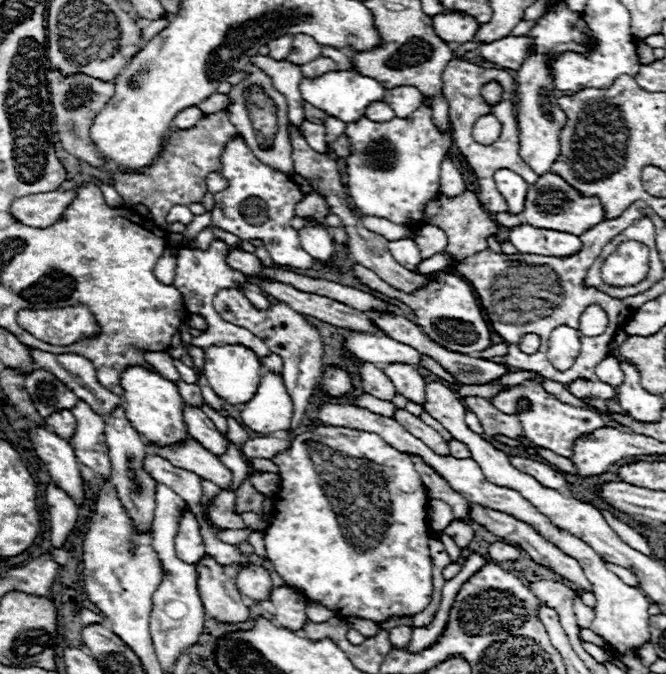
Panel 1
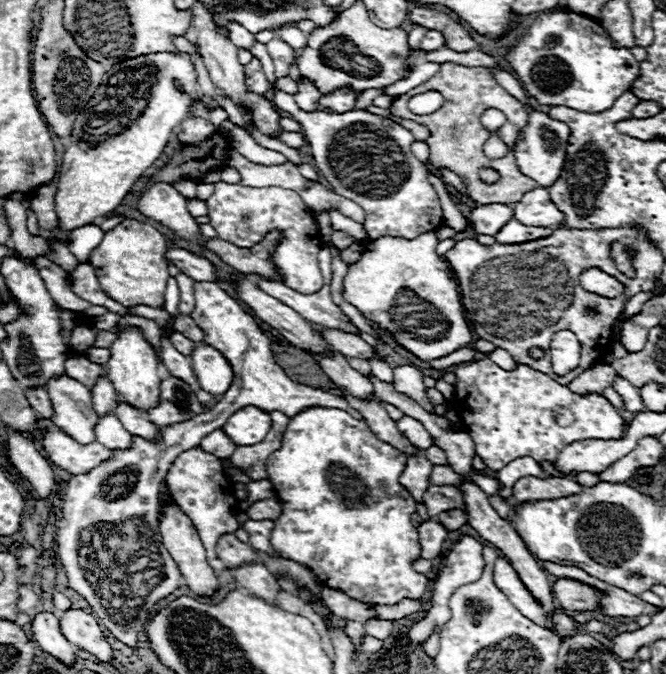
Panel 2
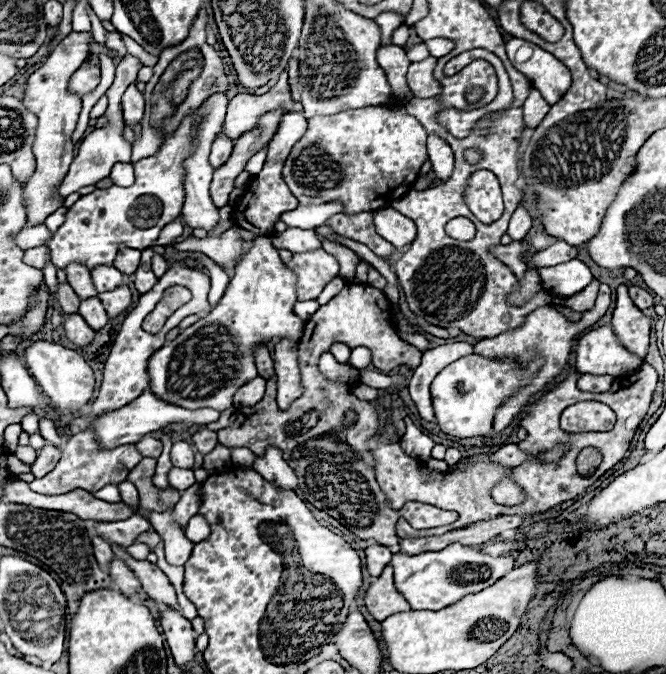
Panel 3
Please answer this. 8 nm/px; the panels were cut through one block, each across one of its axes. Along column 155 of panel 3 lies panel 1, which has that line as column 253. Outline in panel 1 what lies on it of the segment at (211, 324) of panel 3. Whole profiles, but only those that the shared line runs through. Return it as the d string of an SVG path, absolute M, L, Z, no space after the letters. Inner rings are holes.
M210 346L206 348L206 356L204 356L204 376L208 378L212 390L226 400L228 404L240 404L250 400L250 396L254 396L256 388L258 388L258 380L260 380L260 362L254 356L252 350L244 348L244 346Z

